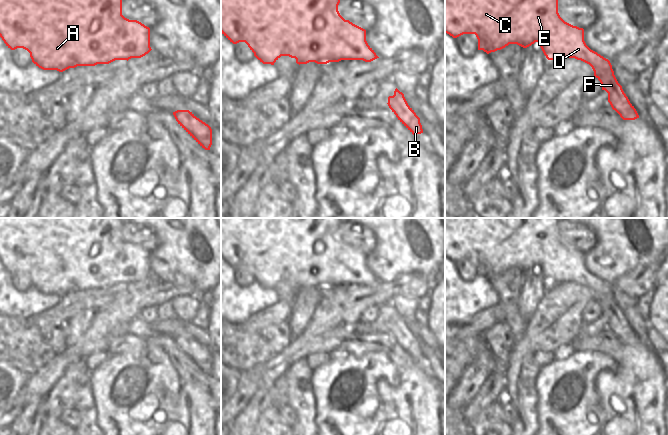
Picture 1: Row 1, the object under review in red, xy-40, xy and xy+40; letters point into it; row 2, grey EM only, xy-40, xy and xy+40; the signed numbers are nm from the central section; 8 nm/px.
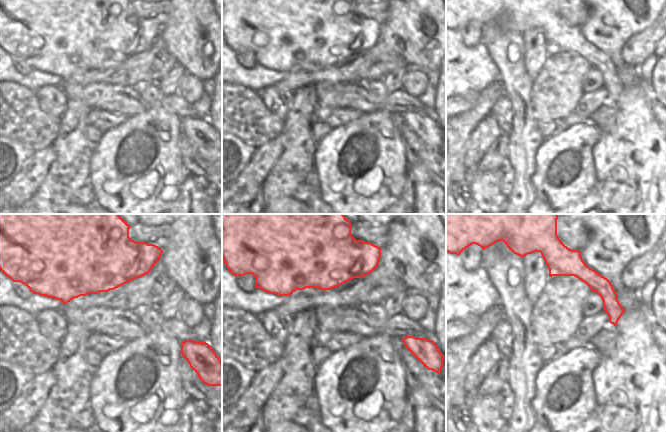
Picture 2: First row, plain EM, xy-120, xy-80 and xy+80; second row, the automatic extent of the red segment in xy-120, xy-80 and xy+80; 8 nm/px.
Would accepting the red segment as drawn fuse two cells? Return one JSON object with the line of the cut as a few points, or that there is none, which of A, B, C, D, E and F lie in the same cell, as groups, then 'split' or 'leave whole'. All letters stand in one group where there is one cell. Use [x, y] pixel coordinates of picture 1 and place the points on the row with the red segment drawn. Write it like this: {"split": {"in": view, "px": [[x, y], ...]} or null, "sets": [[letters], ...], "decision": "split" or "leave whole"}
{"split": null, "sets": [["A", "B", "C", "D", "E", "F"]], "decision": "leave whole"}

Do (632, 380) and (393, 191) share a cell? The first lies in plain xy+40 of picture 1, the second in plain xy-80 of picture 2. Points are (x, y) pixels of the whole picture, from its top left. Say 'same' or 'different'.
different

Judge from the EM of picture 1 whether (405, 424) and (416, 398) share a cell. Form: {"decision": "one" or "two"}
{"decision": "one"}

